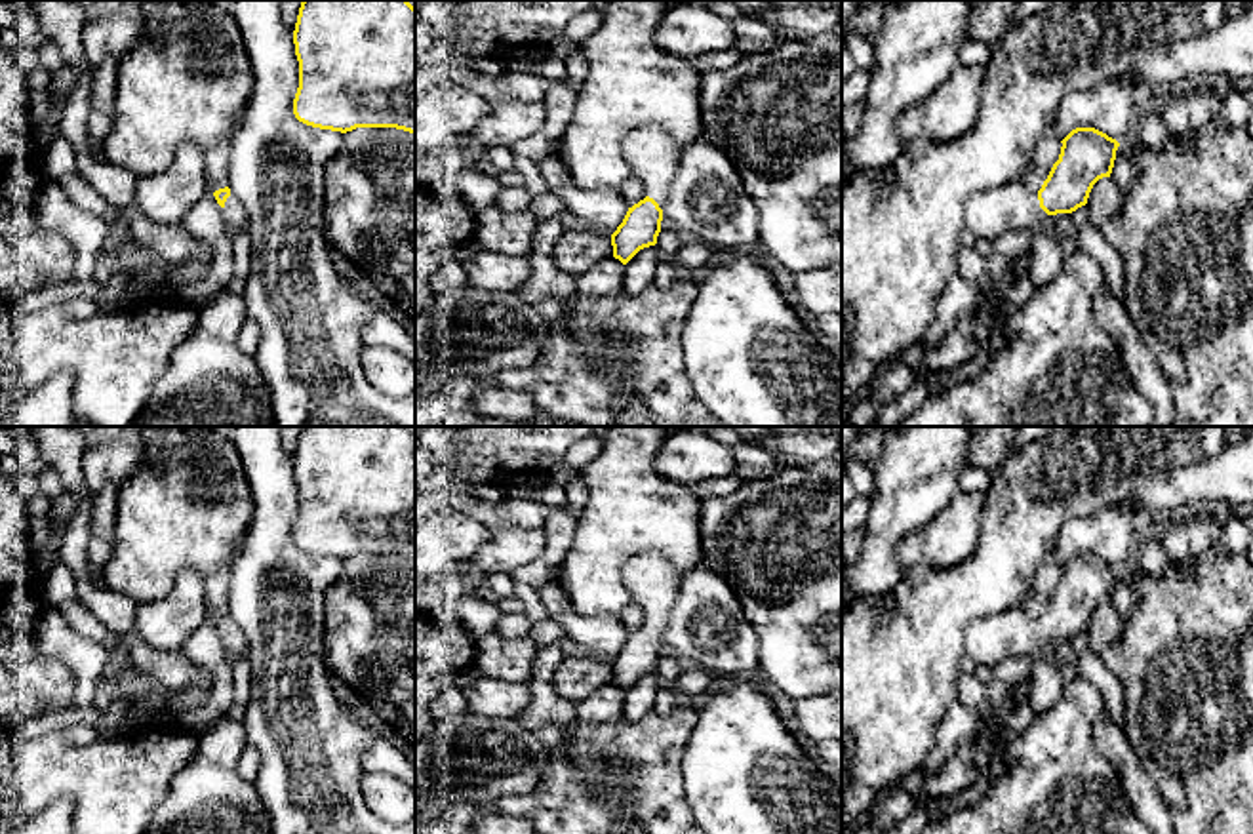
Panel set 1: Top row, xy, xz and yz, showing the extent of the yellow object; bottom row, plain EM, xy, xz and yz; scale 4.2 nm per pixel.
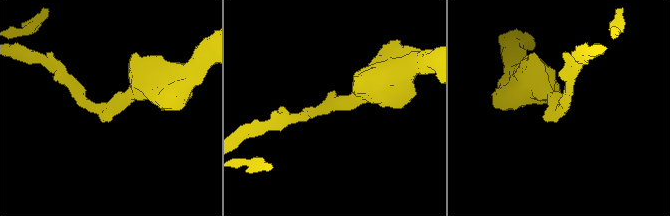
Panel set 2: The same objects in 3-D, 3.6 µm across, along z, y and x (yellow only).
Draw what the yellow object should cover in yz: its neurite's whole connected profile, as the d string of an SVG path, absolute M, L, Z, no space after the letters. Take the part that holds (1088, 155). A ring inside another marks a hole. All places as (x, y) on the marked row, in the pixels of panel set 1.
M1076 128L1061 143L1059 160L1036 194L1021 181L973 192L964 206L964 227L992 242L1011 230L1032 232L1045 215L1085 206L1093 185L1110 177L1120 143L1095 128Z

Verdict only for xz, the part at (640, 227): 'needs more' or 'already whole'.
needs more

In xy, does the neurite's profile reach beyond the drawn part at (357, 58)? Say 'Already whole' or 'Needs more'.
Already whole

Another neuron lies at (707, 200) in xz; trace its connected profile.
M705 139L682 149L661 209L686 240L735 253L760 240L760 211L739 171Z

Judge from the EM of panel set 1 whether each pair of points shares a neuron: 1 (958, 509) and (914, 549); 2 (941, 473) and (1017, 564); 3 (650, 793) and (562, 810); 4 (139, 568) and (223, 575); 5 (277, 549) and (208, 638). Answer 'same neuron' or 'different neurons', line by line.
1: same neuron
2: different neurons
3: same neuron
4: different neurons
5: different neurons

